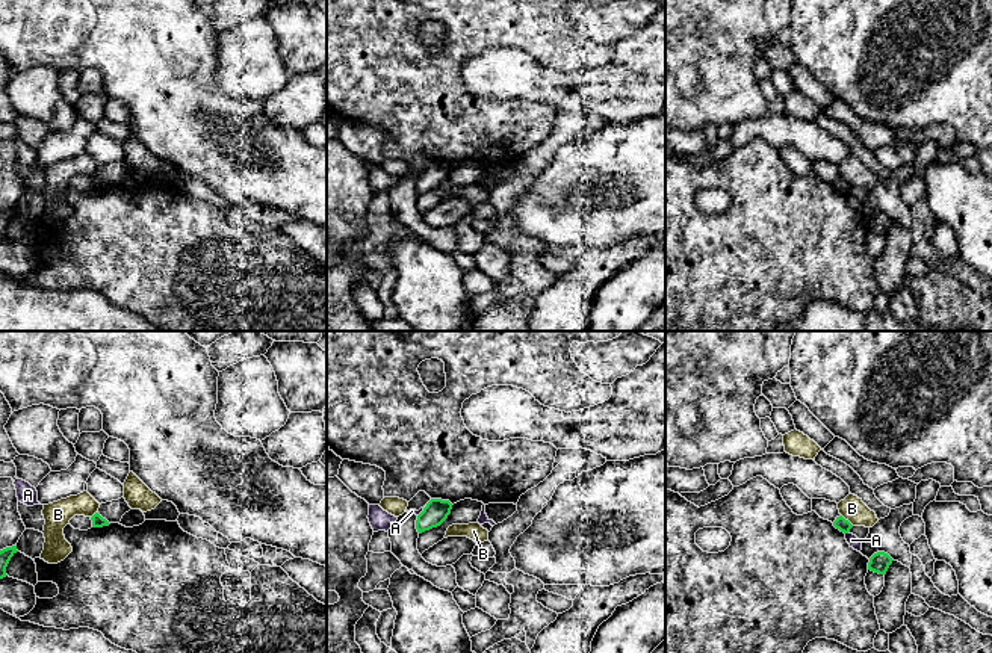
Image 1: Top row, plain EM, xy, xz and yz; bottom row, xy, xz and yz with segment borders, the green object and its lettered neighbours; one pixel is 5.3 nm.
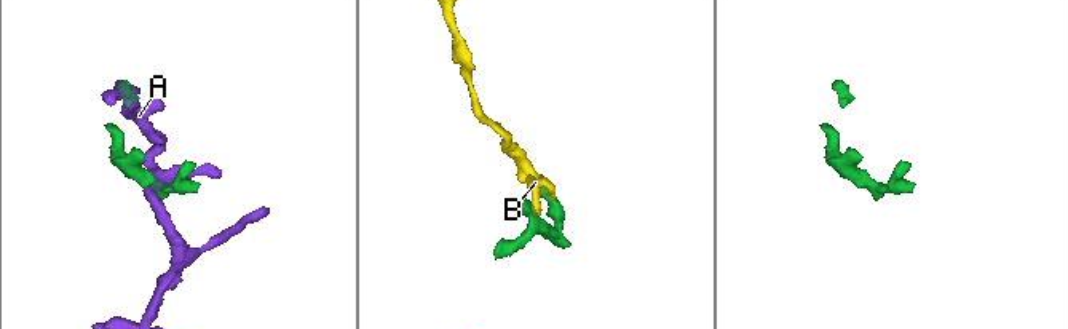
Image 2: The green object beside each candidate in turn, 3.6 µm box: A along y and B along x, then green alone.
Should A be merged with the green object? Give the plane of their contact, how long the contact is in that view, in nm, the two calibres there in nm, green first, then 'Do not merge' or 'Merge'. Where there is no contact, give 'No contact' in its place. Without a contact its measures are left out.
Touches green in yz. Shared border 30 nm. Thickness 70 nm (green) against 60 nm. Do not merge

